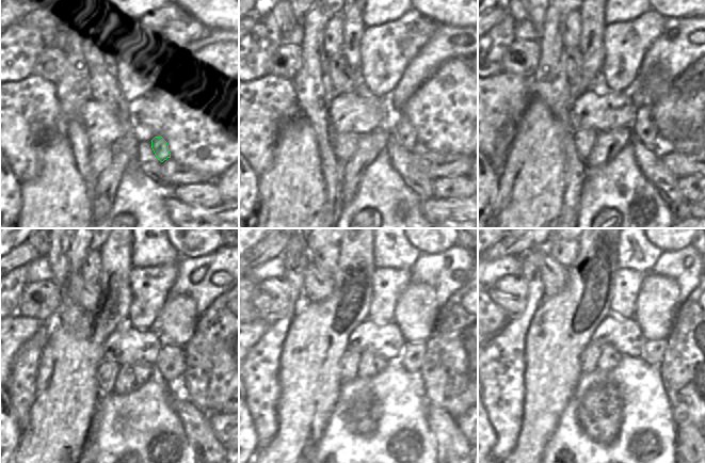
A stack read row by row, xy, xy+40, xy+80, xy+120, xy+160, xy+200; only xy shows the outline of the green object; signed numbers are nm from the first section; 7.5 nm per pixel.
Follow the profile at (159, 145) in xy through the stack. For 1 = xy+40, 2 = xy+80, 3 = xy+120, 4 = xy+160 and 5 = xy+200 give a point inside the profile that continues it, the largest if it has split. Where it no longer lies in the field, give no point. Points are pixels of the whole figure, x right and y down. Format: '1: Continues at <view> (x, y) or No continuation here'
1: Continues at xy+40 (404, 133)
2: Continues at xy+80 (644, 130)
3: Continues at xy+120 (171, 363)
4: Continues at xy+160 (412, 357)
5: Continues at xy+200 (653, 353)

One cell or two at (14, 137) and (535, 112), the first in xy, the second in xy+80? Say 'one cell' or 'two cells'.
two cells

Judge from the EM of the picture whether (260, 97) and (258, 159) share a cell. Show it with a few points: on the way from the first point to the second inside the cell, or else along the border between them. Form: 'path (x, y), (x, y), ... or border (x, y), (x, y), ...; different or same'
path (259, 112), (258, 144); same

